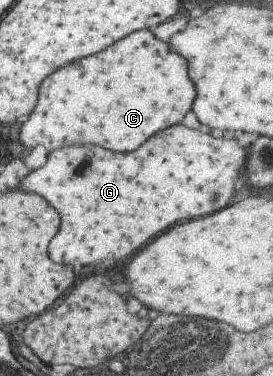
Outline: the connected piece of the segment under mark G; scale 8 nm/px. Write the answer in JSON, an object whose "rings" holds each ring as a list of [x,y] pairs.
{"rings":[[[172,125],[158,135],[152,135],[138,149],[130,153],[110,153],[100,147],[84,147],[72,149],[72,153],[64,151],[70,159],[62,169],[62,149],[56,149],[48,155],[44,167],[28,171],[19,183],[22,191],[40,193],[48,203],[58,211],[60,227],[56,235],[48,243],[48,257],[54,263],[96,263],[96,261],[120,261],[140,249],[146,241],[172,227],[178,221],[202,217],[214,213],[230,203],[234,191],[234,179],[238,177],[246,153],[236,145],[236,141],[228,141],[224,137],[210,137],[198,129],[186,129],[182,125]]]}

